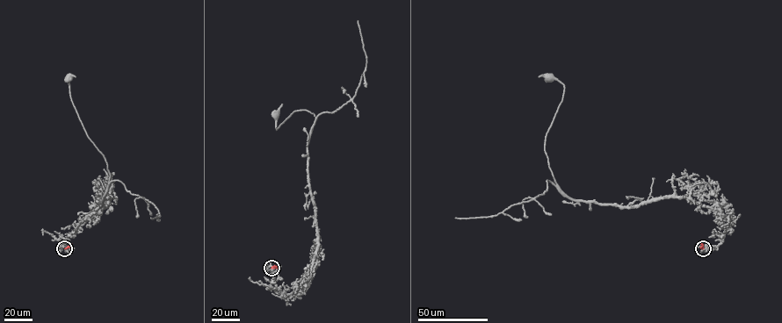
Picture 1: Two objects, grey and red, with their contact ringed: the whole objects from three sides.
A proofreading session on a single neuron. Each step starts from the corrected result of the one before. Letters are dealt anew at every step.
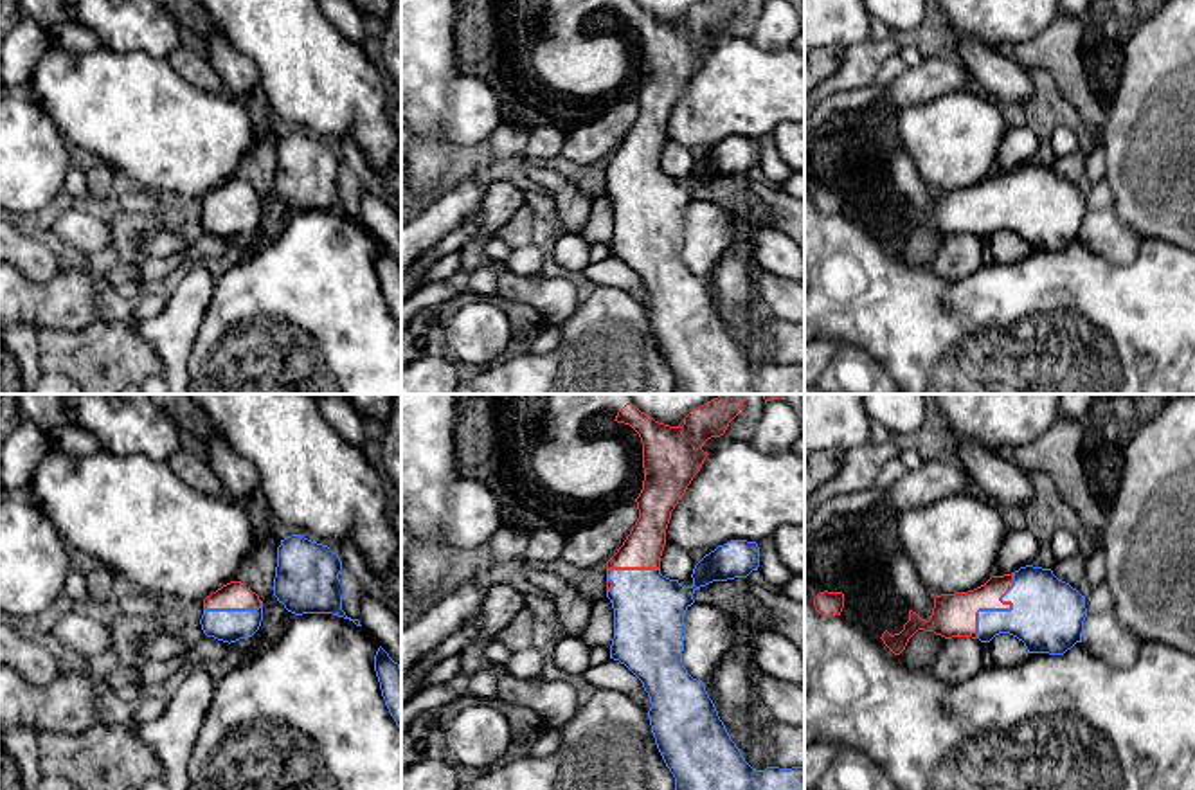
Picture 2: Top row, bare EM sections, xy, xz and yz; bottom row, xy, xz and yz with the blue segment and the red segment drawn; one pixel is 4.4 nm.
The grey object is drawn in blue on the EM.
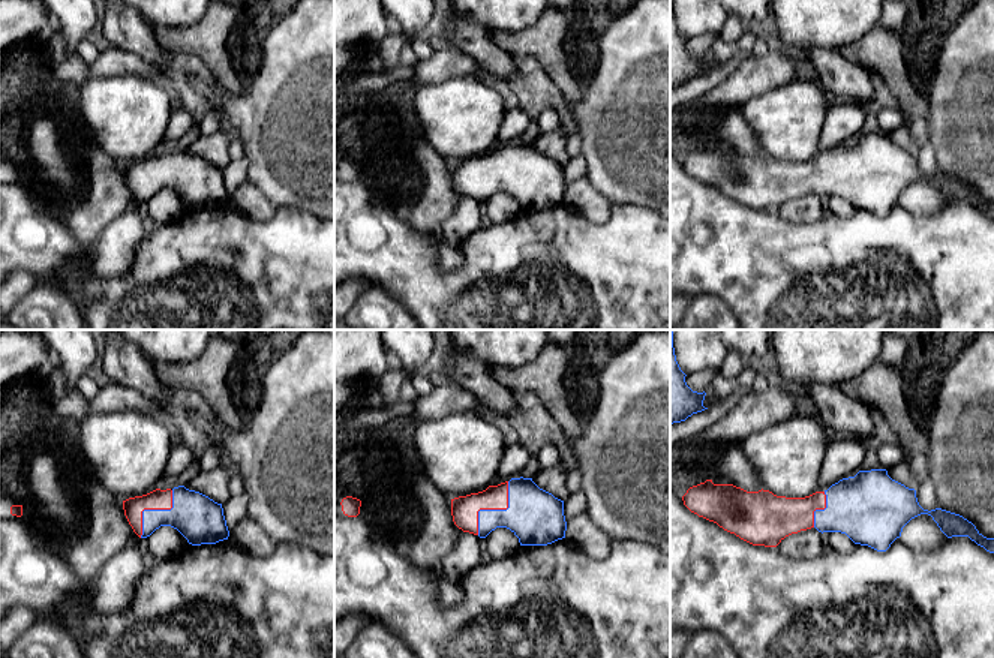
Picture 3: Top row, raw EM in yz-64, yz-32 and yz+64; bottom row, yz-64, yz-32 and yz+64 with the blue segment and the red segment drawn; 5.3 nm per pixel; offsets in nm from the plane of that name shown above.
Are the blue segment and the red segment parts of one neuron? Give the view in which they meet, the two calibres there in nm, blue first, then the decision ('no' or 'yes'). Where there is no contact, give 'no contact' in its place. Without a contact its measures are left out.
yz | 320/190 nm | yes

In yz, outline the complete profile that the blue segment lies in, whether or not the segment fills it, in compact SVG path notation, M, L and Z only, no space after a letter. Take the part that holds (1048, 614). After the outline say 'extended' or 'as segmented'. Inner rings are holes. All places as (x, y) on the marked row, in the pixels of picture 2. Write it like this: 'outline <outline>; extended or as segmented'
outline M1026 565L992 576L974 590L936 596L929 621L909 610L903 630L894 635L885 630L880 639L900 655L918 630L981 642L1010 633L1024 642L1028 653L1064 655L1082 642L1085 617L1085 596L1051 569Z; extended

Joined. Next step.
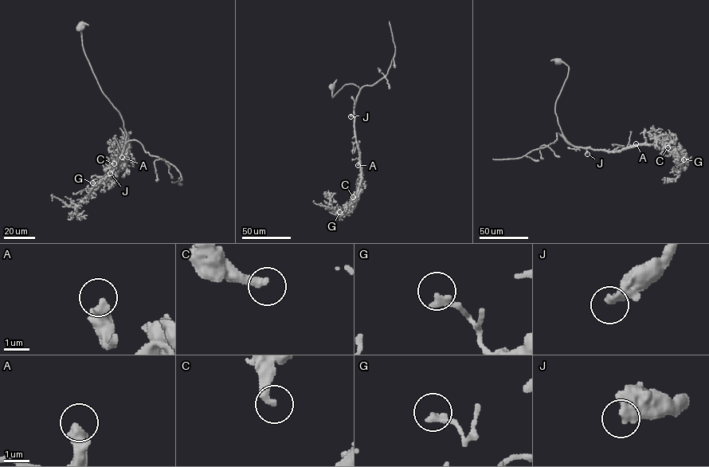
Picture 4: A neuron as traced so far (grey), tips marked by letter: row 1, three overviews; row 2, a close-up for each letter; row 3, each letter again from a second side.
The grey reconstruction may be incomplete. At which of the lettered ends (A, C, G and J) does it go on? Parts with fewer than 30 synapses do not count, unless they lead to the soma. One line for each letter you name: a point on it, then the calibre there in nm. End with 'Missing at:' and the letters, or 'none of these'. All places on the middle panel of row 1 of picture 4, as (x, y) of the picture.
J: at (350, 116); 500 nm thick
Missing at: J

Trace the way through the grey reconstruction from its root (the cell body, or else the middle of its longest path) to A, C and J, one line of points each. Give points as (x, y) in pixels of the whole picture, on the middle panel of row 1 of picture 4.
A: (332, 86), (332, 97), (345, 84), (353, 84), (361, 89), (354, 108), (354, 134), (359, 155), (358, 165)
C: (332, 86), (332, 97), (345, 84), (353, 84), (361, 89), (354, 112), (362, 177), (358, 190), (353, 197)
J: (332, 86), (332, 97), (345, 84), (353, 84), (360, 89), (354, 115), (350, 116)

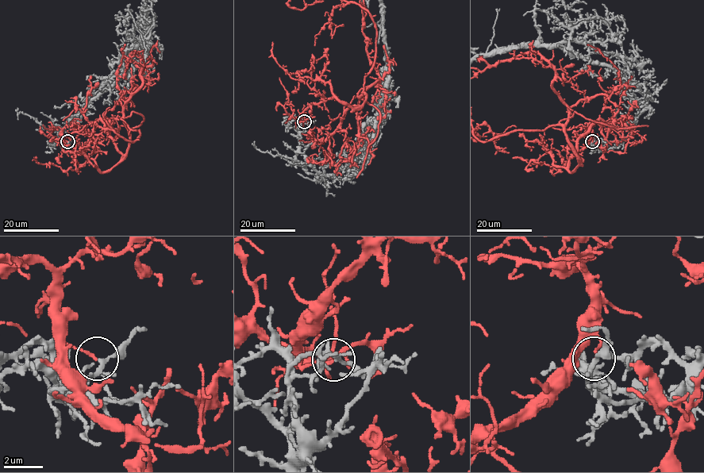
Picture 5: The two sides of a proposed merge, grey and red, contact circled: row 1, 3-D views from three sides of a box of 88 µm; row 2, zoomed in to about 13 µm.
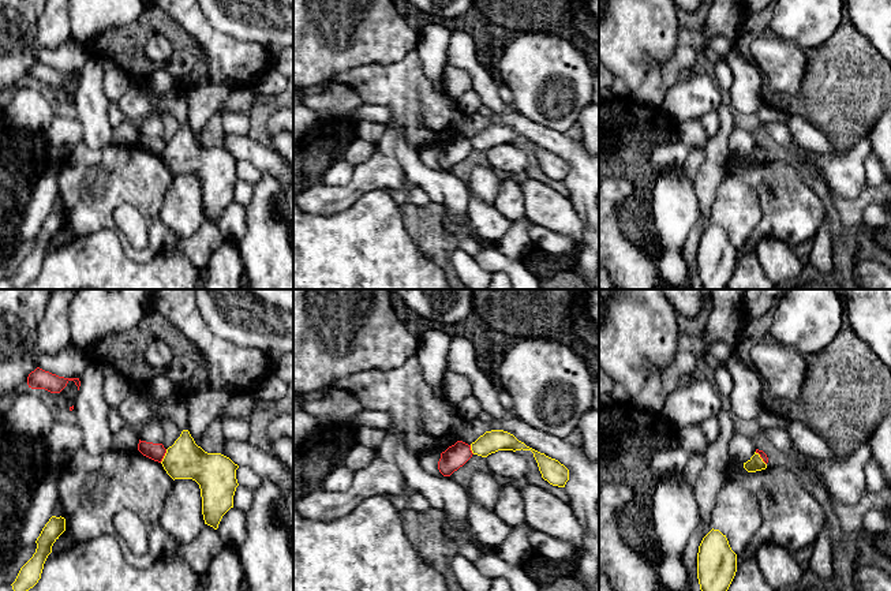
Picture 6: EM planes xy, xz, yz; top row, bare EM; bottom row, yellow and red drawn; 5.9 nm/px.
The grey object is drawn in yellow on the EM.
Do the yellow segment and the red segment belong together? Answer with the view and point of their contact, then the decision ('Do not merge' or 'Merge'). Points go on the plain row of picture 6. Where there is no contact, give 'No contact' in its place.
Touches yellow at xy (164, 150). Do not merge

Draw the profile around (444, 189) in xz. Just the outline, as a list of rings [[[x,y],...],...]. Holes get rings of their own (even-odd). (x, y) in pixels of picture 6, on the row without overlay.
[[[398,142],[396,156],[408,183],[422,187],[431,202],[439,205],[454,222],[464,227],[468,220],[468,202],[471,197],[465,182],[450,171],[437,171],[426,167],[416,150],[405,142]]]

